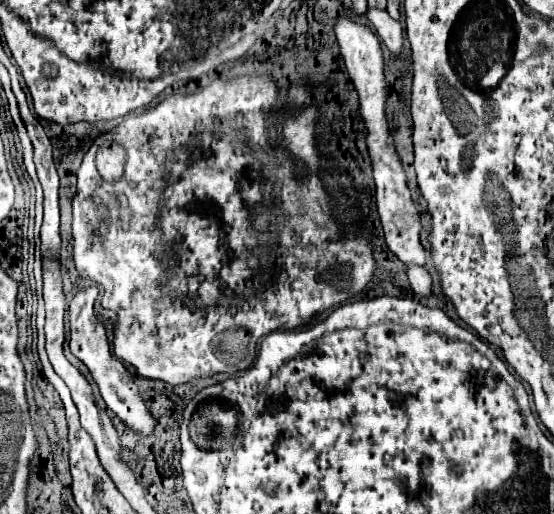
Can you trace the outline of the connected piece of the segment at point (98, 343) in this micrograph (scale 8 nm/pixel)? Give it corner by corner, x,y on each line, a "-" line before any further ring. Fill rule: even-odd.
88,287
88,289
80,291
70,303
70,351
90,369
108,409
112,409
120,417
120,421
126,423
132,431
146,437
154,431
156,419
152,417
148,405
144,403
144,399
138,391
138,385
134,385
134,377
128,373
128,369
122,365
122,361
118,361
110,353
110,345
108,345
106,333
102,329
102,323
96,319
94,309
92,309
96,295
98,295
98,289

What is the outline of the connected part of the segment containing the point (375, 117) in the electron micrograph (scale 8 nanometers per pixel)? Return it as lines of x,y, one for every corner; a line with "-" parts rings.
348,17
336,19
336,37
338,45
350,75
350,81
354,83
360,99
360,115
366,125
366,145
374,169
374,181
376,181
376,199
378,199
378,215
384,229
384,239
388,249
406,265
426,265
426,249
420,241
420,211
416,209
408,179
404,173
404,167
400,163
400,157
396,153
394,141
390,139
390,125
386,119
386,79
384,79
384,59
378,37
372,33
370,27
356,23

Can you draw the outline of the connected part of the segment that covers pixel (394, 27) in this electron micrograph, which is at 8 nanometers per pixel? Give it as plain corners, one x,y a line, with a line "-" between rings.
368,9
366,17
374,25
374,29
376,29
378,37
384,41
384,45
392,51
392,55
400,57
404,51
402,25
398,21
394,21
386,11
380,11
380,9

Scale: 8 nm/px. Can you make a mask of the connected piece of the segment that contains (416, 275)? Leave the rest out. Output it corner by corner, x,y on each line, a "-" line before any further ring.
408,267
408,279
416,295
432,295
432,277
424,267

